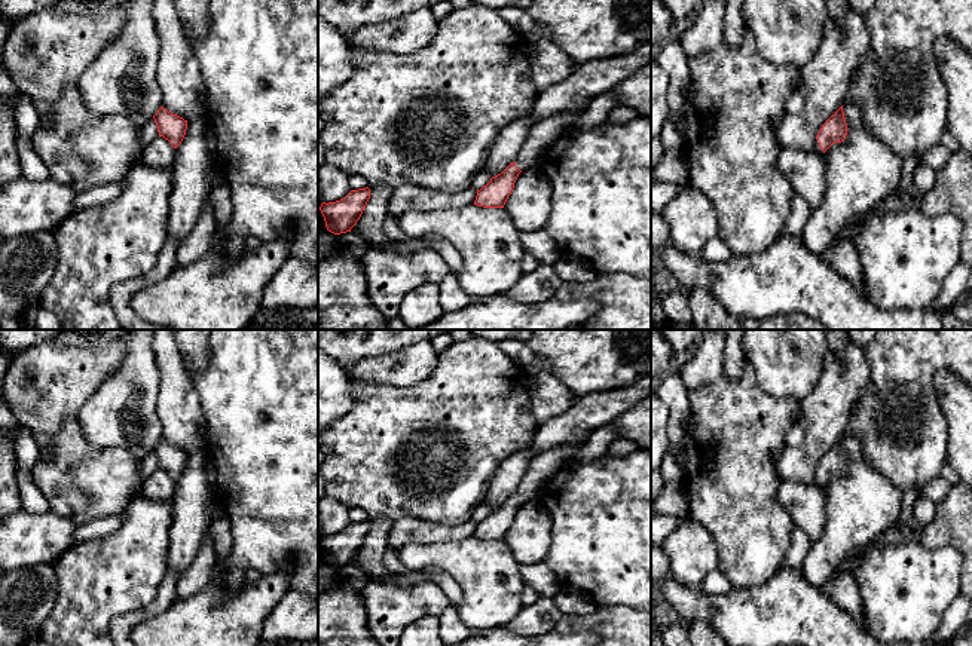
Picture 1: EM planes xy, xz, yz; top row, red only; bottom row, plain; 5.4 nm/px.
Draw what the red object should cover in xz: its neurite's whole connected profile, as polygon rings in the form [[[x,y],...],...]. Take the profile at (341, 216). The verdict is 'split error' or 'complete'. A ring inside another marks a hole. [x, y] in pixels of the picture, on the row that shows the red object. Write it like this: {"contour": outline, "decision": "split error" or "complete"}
{"contour": [[[370,189],[351,190],[343,199],[336,202],[323,202],[320,211],[324,217],[325,227],[334,235],[351,232],[360,220],[367,202]]], "decision": "complete"}

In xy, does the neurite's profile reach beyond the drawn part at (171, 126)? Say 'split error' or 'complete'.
complete

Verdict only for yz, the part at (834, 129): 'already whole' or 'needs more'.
needs more

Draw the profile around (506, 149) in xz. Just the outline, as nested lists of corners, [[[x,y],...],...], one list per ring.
[[[531,113],[516,119],[498,135],[485,163],[490,177],[501,174],[510,163],[516,162],[529,131]]]

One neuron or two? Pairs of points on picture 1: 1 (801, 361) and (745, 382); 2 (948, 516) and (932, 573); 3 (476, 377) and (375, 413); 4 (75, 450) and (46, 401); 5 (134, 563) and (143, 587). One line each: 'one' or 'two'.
1: two
2: two
3: one
4: two
5: one

